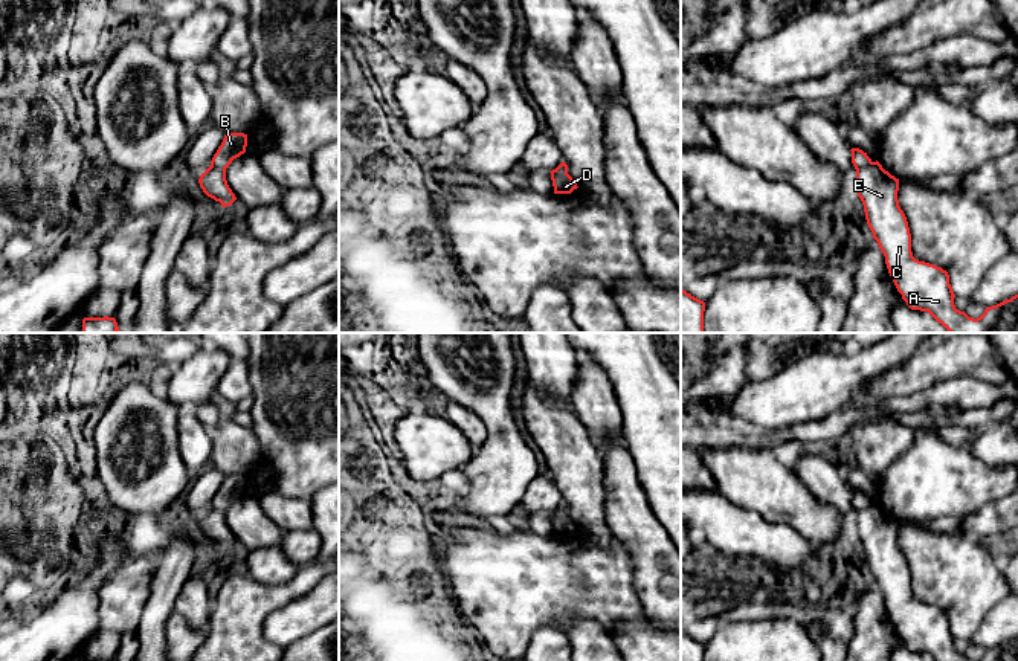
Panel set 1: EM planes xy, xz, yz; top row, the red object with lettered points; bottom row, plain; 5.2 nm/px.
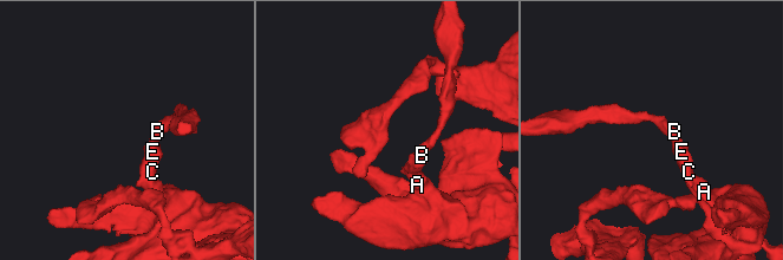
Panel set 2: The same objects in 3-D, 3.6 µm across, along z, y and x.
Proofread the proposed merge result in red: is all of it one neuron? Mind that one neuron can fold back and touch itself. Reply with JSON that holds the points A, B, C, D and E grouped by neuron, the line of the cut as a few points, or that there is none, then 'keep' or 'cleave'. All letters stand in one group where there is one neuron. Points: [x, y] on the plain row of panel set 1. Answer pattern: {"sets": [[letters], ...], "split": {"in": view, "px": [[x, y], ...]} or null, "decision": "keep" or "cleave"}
{"sets": [["A", "B", "C", "D", "E"]], "split": null, "decision": "keep"}

